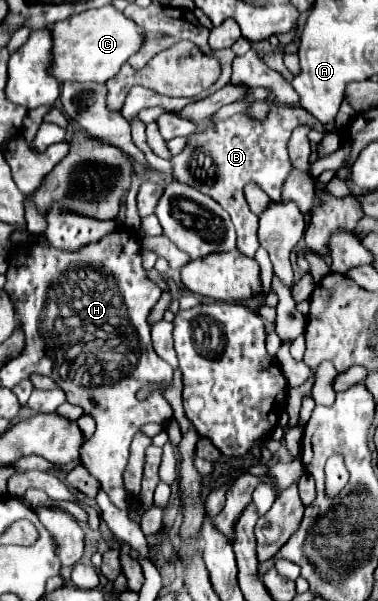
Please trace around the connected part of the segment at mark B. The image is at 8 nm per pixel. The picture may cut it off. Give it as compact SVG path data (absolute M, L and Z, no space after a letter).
M267 101L267 105L269 113L265 119L253 119L247 113L239 113L217 123L213 123L213 117L203 119L201 123L193 123L197 129L187 137L187 147L179 155L173 155L169 159L173 167L173 177L177 181L203 191L231 215L237 231L237 249L247 257L255 257L259 241L257 215L249 211L243 187L247 183L257 183L269 197L281 197L281 185L293 169L287 155L287 141L291 131L299 125L307 125L315 131L325 129L303 107L279 105L275 101Z

